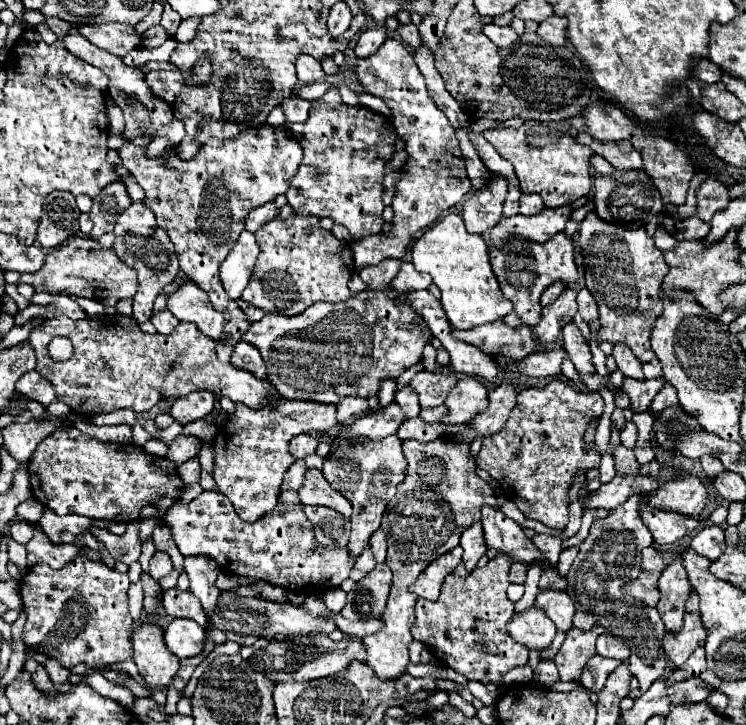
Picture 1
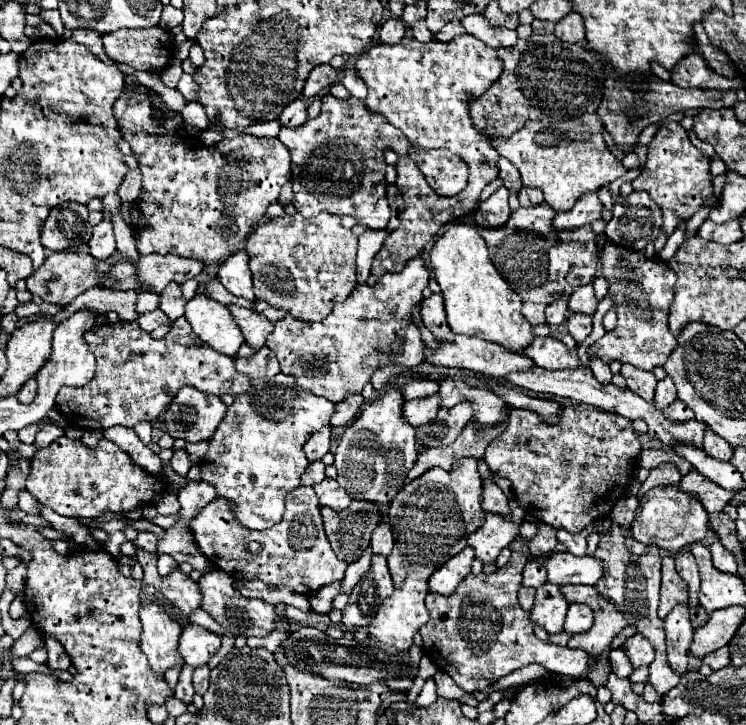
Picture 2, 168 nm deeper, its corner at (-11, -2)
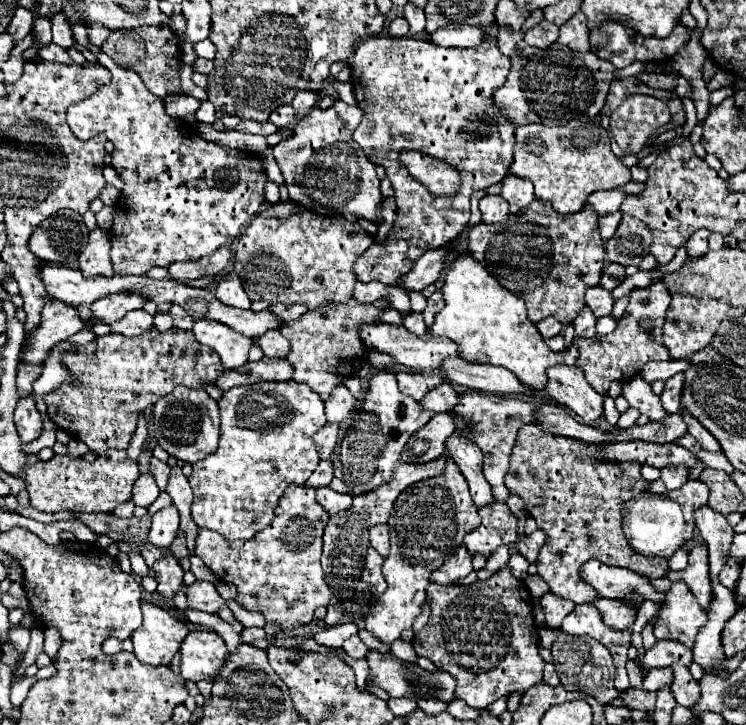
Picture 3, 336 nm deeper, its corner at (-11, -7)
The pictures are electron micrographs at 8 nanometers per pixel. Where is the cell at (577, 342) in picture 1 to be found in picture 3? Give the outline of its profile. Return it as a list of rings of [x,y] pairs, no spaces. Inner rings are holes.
[[[583,307],[573,321],[575,337],[595,337],[595,315],[589,311],[589,307]]]

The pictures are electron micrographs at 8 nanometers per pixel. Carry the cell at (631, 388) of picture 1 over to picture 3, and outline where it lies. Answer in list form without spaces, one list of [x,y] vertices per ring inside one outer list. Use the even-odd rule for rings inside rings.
[[[683,373],[673,375],[671,379],[665,381],[665,389],[661,393],[661,403],[667,413],[677,413],[679,411],[679,401],[681,401],[681,389],[683,389]]]

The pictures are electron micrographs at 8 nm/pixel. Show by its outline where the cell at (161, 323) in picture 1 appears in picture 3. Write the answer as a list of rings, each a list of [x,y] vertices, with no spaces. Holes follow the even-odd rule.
[[[137,309],[137,311],[131,311],[127,313],[123,319],[115,321],[111,325],[111,329],[115,333],[121,333],[121,335],[143,335],[143,331],[149,331],[153,327],[153,315],[149,315],[147,311],[143,309]]]

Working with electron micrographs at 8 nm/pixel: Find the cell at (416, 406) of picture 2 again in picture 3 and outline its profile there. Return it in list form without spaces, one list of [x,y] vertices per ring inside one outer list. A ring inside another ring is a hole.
[[[443,381],[439,387],[435,387],[433,391],[429,391],[419,403],[431,415],[453,411],[453,407],[457,405],[457,391],[447,381]]]

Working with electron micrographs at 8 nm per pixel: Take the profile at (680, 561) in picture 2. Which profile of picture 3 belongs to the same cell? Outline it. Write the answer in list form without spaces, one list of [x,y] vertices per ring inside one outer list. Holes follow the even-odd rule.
[[[683,547],[681,551],[677,551],[671,559],[669,559],[669,567],[681,571],[683,567],[687,567],[687,547]]]

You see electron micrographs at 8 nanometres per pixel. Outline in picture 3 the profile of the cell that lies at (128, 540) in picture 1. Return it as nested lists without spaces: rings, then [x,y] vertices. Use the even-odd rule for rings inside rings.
[[[169,505],[153,515],[153,525],[149,529],[147,539],[155,547],[167,547],[175,539],[177,529],[179,529],[179,511],[175,505]]]

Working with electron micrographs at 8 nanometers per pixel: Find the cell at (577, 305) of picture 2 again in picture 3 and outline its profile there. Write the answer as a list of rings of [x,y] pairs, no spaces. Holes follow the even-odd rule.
[[[589,287],[585,291],[585,305],[593,311],[595,317],[603,317],[611,313],[613,297],[609,291],[603,291],[601,287]]]

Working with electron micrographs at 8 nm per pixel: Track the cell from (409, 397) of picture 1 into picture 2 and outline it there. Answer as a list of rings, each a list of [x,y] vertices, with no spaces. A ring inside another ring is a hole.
[[[415,378],[403,384],[403,394],[407,400],[411,398],[423,398],[439,392],[439,380],[429,380],[429,378]]]

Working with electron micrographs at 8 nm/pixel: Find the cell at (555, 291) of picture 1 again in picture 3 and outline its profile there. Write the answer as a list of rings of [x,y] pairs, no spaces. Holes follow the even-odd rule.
[[[545,317],[539,325],[537,325],[537,329],[539,329],[539,333],[547,339],[547,337],[553,337],[553,335],[557,335],[557,333],[561,333],[561,329],[563,329],[563,325],[555,319],[555,317]]]

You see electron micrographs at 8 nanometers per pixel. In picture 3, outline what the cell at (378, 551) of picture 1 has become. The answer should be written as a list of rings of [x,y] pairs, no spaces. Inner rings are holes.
[[[375,525],[369,529],[369,535],[371,535],[371,547],[387,557],[389,555],[389,527],[387,525]]]

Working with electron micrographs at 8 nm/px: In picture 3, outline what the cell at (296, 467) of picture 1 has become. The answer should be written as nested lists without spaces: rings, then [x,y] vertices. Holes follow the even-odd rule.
[[[325,459],[325,461],[319,461],[317,469],[315,469],[313,475],[307,479],[305,485],[317,489],[317,487],[325,487],[325,485],[329,485],[331,479],[333,479],[333,465],[331,465],[329,459]]]

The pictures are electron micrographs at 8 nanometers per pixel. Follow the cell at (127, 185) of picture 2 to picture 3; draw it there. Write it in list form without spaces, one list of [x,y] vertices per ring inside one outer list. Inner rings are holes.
[[[107,165],[105,169],[103,169],[103,175],[105,175],[105,179],[107,179],[107,183],[109,185],[113,185],[113,187],[117,187],[119,191],[123,189],[123,185],[125,185],[125,181],[121,179],[121,175],[111,167],[111,165]]]

